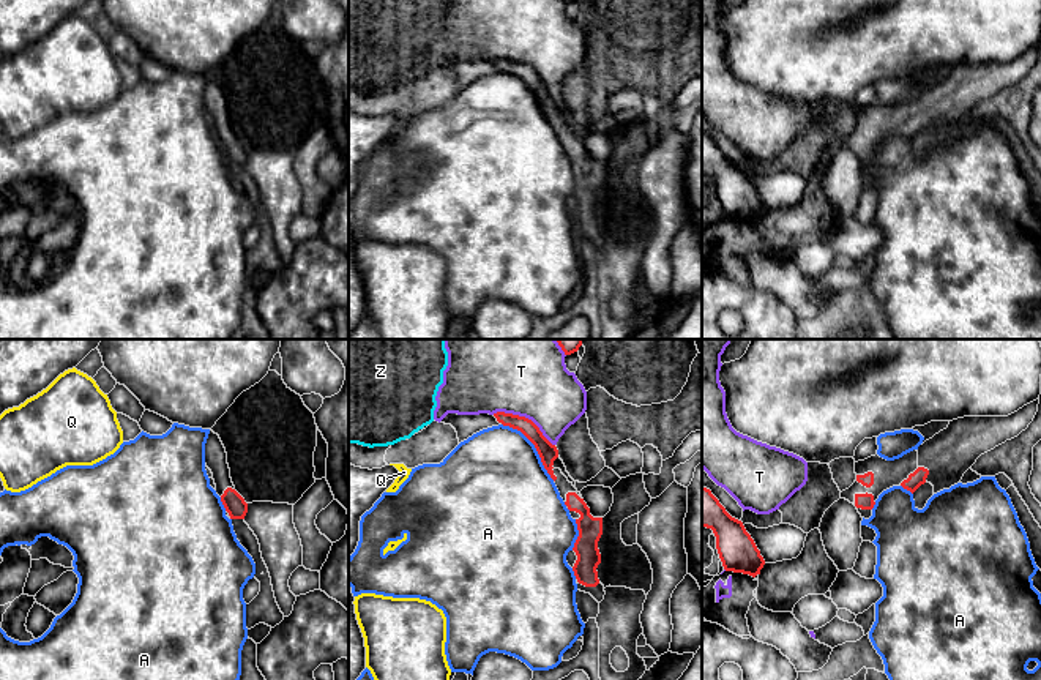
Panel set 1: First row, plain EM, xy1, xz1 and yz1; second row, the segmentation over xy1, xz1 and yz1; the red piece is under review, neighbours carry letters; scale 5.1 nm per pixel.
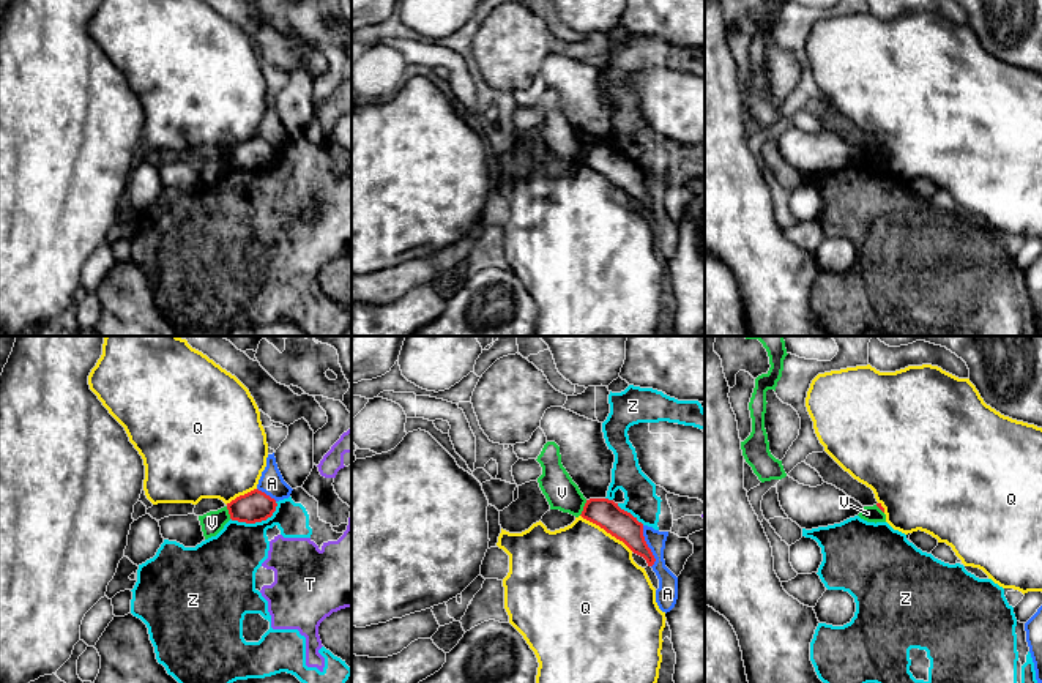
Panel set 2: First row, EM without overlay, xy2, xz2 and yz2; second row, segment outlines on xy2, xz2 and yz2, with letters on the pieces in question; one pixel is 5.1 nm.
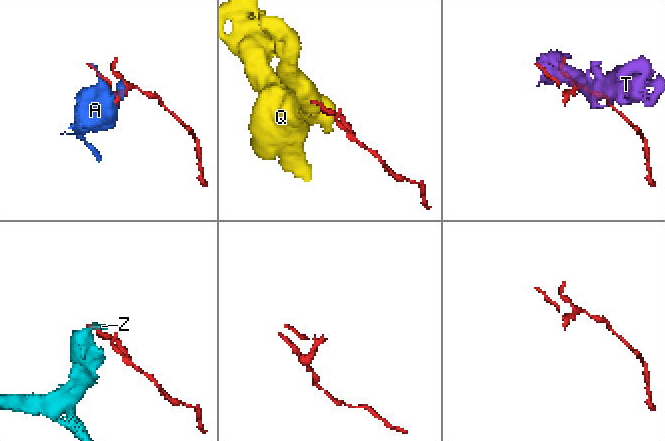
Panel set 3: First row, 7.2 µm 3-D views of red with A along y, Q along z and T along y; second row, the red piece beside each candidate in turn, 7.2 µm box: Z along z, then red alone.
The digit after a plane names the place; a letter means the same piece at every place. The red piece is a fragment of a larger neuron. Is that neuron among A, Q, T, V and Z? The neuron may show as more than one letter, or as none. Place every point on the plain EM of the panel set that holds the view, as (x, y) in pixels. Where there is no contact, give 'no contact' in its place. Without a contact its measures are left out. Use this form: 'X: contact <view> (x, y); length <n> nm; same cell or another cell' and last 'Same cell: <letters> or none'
A: contact xz1 (535, 93); length 400 nm; another cell
Q: contact xz2 (607, 179); length 320 nm; another cell
T: contact xz1 (524, 63); length 360 nm; another cell
V: contact xz2 (584, 155); length 90 nm; another cell
Z: contact xy2 (256, 167); length 260 nm; another cell
Same cell: none

